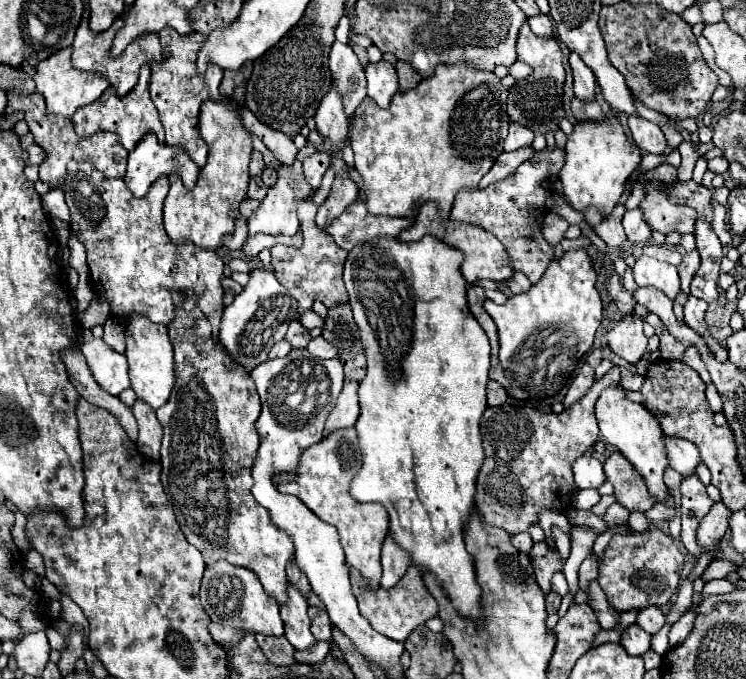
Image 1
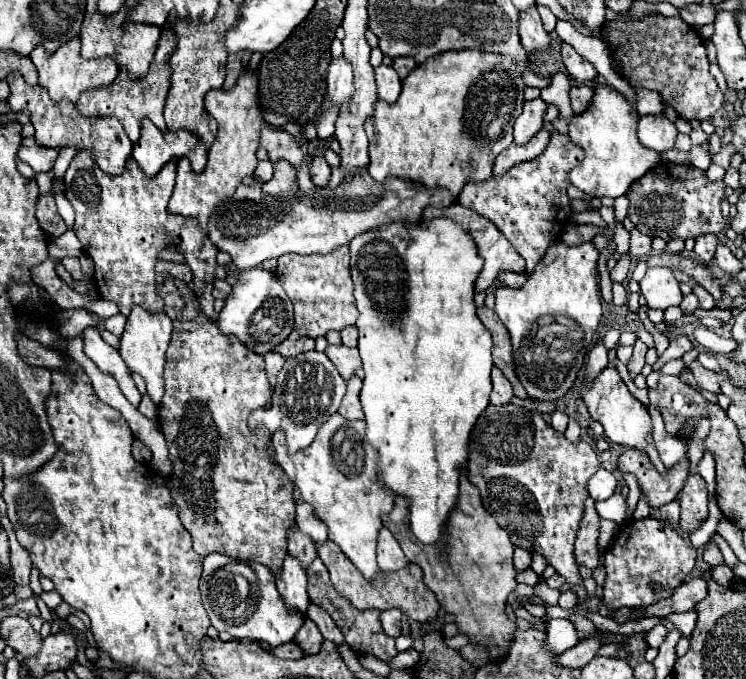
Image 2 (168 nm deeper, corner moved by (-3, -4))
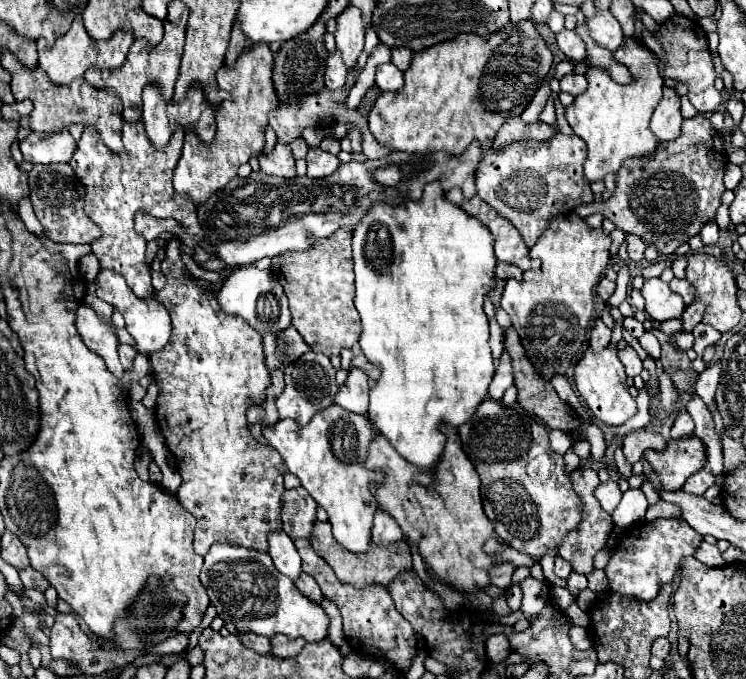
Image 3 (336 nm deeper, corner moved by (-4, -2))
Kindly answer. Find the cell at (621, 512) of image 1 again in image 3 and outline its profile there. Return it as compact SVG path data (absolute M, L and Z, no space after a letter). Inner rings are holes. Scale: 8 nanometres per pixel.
M637 429L637 431L631 431L623 437L623 453L629 463L639 461L643 451L647 451L647 449L663 451L665 445L667 445L667 441L661 435L649 433L647 429Z

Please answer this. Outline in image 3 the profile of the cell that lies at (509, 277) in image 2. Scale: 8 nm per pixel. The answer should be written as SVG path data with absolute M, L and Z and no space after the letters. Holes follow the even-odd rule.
M497 263L497 277L499 279L509 279L509 277L513 277L513 279L517 279L517 281L521 281L523 279L523 271L519 269L519 267L515 267L515 265L507 265L507 263Z

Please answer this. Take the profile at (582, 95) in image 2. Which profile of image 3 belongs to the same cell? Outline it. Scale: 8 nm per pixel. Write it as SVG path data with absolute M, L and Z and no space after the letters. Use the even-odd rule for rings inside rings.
M569 73L569 75L561 77L559 83L561 83L561 91L571 93L573 97L581 95L581 93L587 89L587 79L585 79L585 75L581 75L581 73Z

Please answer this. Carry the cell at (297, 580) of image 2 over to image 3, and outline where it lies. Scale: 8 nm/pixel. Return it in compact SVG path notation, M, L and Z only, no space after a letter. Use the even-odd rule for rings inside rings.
M269 531L269 549L267 553L271 555L275 567L287 575L289 579L297 579L301 573L301 557L291 541L291 537L285 531Z

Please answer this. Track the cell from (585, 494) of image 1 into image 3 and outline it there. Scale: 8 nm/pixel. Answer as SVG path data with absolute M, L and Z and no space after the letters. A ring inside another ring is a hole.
M629 489L627 493L623 493L623 499L613 513L613 523L617 527L623 527L623 529L631 527L631 525L643 521L647 507L649 507L649 503L647 503L643 491L641 489Z

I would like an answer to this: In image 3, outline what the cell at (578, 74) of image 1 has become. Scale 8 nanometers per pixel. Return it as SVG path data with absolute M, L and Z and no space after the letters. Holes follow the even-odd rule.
M563 29L561 33L557 33L557 45L559 45L559 49L561 49L573 63L579 63L581 57L585 55L585 43L583 43L583 39L577 35L577 31Z

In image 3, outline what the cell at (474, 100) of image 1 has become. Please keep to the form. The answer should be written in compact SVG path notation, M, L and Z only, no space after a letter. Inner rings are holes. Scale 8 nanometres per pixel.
M531 19L523 21L523 23L509 23L507 27L503 27L503 31L497 31L495 35L489 35L487 39L483 39L481 35L457 35L455 39L449 39L447 43L437 43L435 47L429 47L427 51L419 51L413 55L411 59L411 65L409 65L409 71L405 73L405 85L403 89L399 89L397 93L383 93L377 103L373 105L373 111L369 113L369 129L371 133L375 135L375 139L379 139L379 143L387 145L387 147L393 147L395 151L409 151L409 153L415 153L415 151L437 151L437 149L447 149L449 153L463 153L473 139L477 139L481 145L483 145L483 153L491 149L493 145L493 139L499 131L499 127L511 119L511 117L517 117L525 111L525 107L531 103L535 91L541 87L541 83L545 81L545 77L549 75L549 69L553 65L553 53L547 49L545 41L541 39L541 35L537 33L535 29L535 23Z

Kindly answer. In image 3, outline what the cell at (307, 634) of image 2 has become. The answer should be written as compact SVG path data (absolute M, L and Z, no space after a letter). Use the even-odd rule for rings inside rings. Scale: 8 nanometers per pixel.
M275 635L275 639L271 639L271 655L275 657L295 657L303 647L303 639L287 639L285 635Z

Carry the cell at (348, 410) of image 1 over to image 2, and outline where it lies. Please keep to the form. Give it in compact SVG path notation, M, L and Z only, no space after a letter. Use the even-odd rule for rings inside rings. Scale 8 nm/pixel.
M350 377L348 379L348 389L346 389L346 395L342 399L342 405L338 409L338 413L342 417L346 417L348 421L354 421L354 419L364 419L364 413L362 413L362 407L360 407L360 389L362 389L362 379L358 377Z

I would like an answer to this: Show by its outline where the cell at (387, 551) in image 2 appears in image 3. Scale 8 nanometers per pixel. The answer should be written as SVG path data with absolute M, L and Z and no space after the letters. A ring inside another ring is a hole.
M379 505L373 515L373 531L371 533L373 533L373 541L381 543L381 545L389 545L389 543L403 539L403 531L399 531L399 523L395 523L395 519L391 519L391 515L387 515L387 511L379 511Z

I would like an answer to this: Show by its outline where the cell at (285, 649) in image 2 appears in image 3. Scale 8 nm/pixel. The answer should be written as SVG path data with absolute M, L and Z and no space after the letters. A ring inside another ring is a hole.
M247 631L247 635L239 635L239 639L243 643L247 643L249 649L261 653L261 655L267 655L271 651L269 647L269 639L267 637L261 637L261 635L251 635L251 631Z

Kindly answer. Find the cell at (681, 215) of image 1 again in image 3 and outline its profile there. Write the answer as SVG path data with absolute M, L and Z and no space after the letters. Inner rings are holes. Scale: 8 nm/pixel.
M697 113L693 119L683 121L681 135L675 141L659 143L659 147L655 147L655 151L647 155L647 159L627 159L627 163L623 163L623 167L617 171L615 179L617 187L607 201L579 205L575 213L581 217L603 213L623 233L639 235L645 245L655 245L661 255L673 255L681 243L687 243L693 235L701 231L701 227L707 221L715 217L721 193L725 191L723 187L725 167L727 167L727 153L723 145L723 135L711 127L707 117Z

